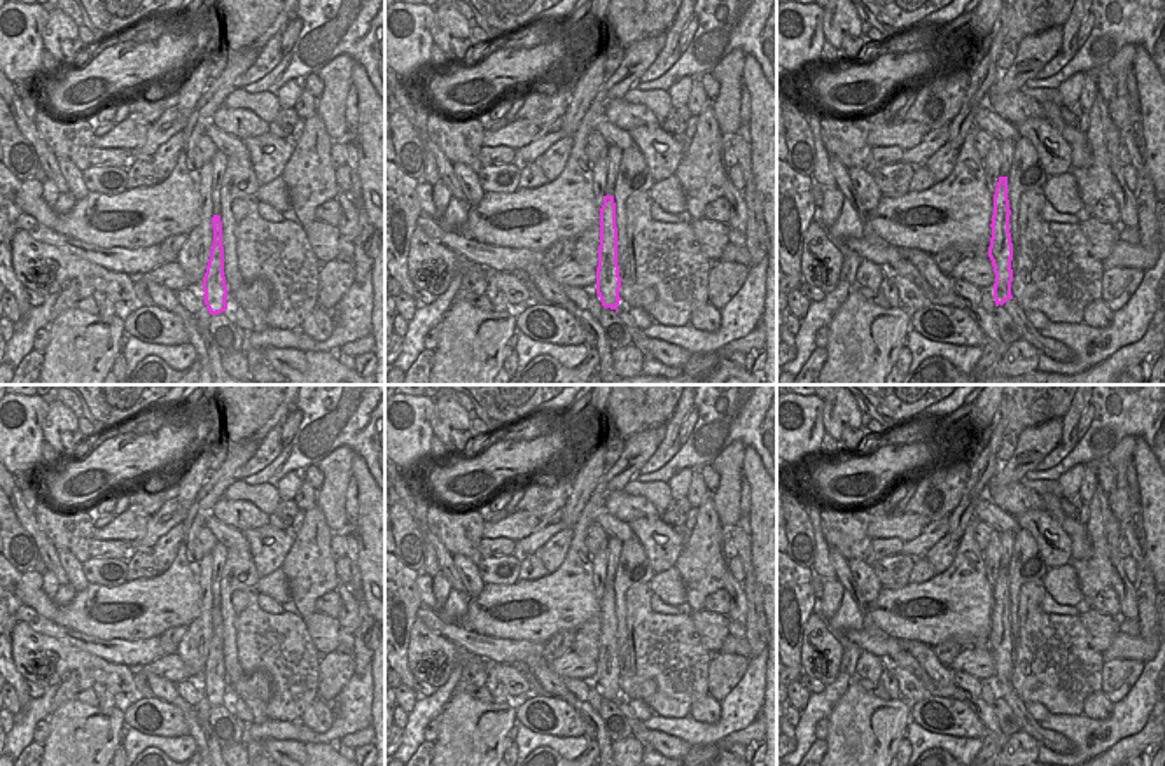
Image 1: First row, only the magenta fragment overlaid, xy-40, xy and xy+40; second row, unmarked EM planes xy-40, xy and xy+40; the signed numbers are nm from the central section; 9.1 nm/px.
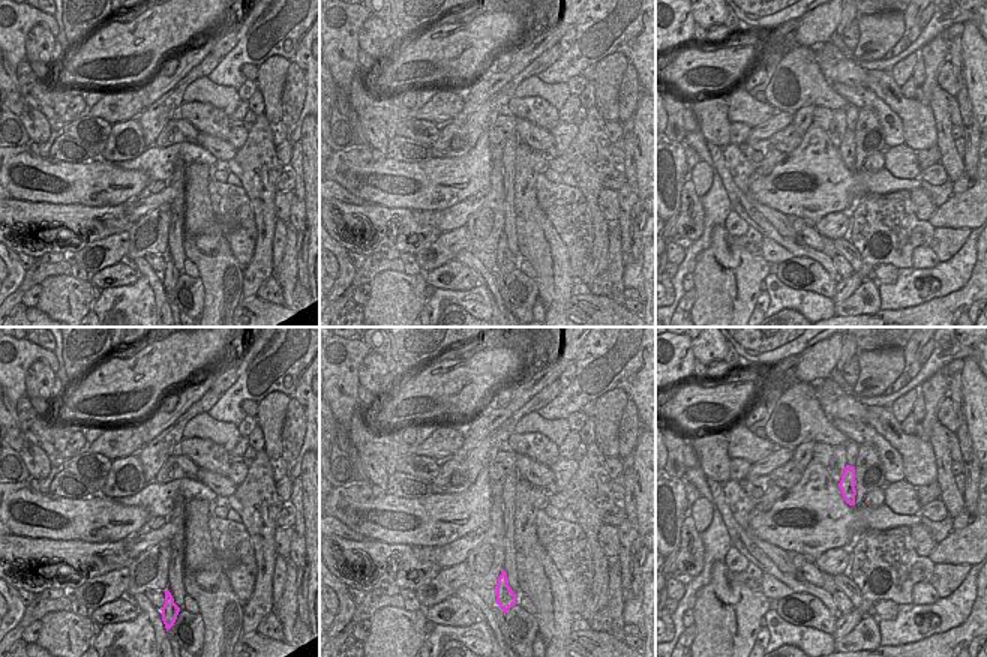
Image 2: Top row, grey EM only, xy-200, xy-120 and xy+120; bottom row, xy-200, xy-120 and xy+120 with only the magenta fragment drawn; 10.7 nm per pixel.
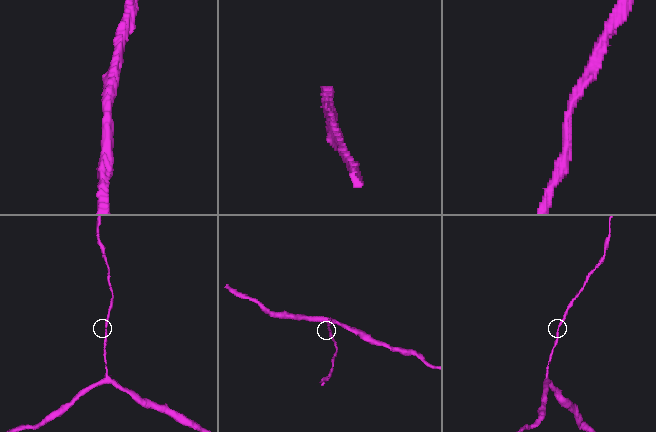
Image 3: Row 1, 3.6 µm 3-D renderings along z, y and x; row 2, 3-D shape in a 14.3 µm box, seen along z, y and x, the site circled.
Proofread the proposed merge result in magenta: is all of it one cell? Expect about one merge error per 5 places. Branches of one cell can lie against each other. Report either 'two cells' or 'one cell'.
one cell

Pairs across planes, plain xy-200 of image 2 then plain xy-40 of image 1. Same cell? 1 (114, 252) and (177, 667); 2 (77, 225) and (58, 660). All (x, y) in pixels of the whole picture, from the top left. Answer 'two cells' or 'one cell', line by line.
1: one cell
2: one cell

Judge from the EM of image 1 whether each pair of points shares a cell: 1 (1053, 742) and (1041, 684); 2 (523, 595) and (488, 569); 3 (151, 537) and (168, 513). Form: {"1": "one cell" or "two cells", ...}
{"1": "two cells", "2": "two cells", "3": "one cell"}

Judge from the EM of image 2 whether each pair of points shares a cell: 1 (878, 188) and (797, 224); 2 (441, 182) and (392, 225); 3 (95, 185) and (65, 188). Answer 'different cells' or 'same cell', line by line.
1: different cells
2: different cells
3: same cell

